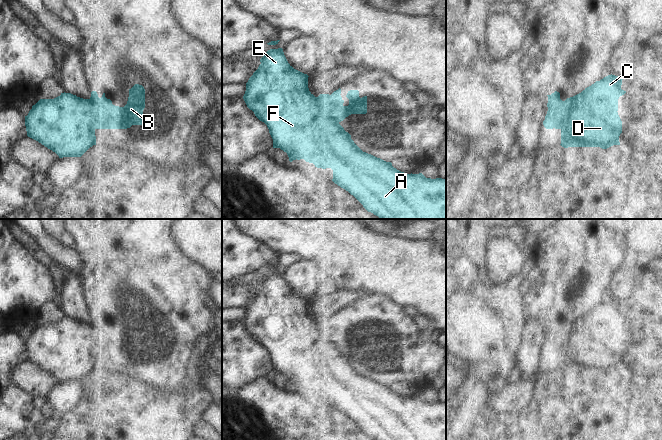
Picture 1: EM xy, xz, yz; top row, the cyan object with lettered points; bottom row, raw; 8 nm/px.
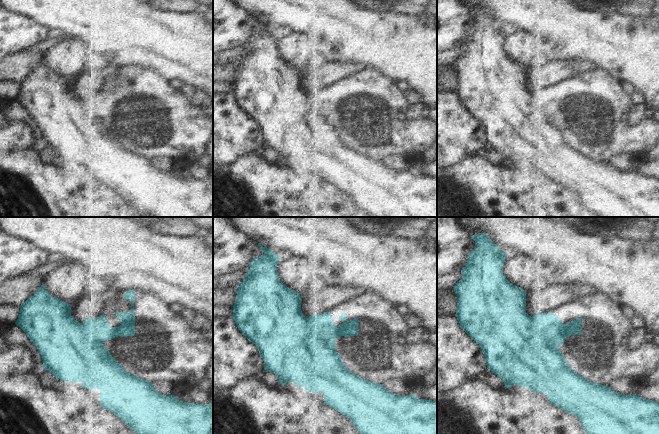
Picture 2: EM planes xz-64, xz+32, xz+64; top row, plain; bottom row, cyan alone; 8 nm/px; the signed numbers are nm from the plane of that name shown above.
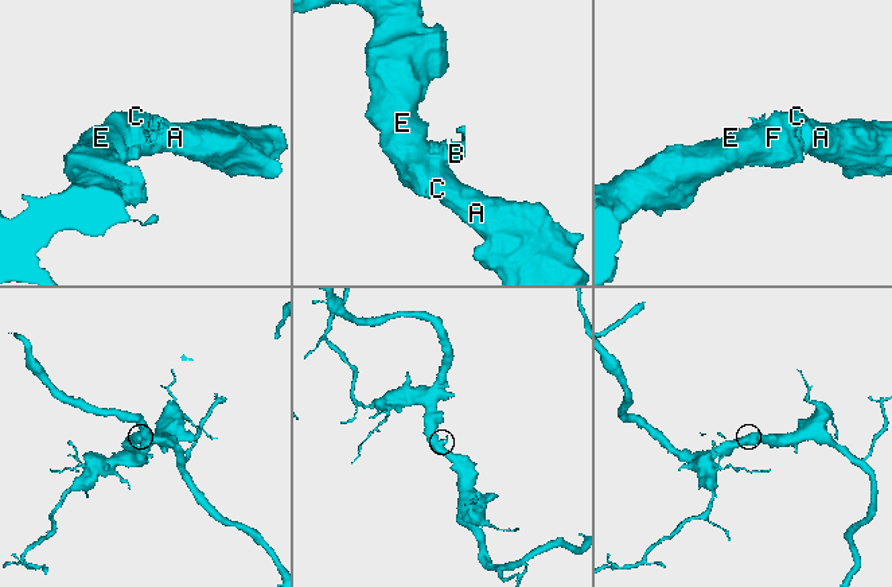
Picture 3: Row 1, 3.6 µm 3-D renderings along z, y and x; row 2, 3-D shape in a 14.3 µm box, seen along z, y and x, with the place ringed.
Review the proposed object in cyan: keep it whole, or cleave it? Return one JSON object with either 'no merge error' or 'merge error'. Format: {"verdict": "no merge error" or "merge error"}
{"verdict": "merge error"}

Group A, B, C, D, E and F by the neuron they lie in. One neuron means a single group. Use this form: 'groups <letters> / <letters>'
groups A C D E F / B

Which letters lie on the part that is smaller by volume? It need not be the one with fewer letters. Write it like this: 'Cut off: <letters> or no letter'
Cut off: B

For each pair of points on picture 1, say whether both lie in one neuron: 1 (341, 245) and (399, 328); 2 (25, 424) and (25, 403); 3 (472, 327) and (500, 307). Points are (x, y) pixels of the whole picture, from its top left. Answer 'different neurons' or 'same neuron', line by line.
1: different neurons
2: same neuron
3: same neuron

